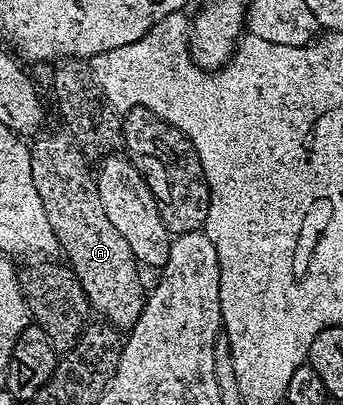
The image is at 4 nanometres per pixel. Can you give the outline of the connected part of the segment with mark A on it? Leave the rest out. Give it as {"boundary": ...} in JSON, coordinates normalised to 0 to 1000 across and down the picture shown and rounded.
{"boundary":[[[117,328],[87,353],[96,464],[108,464],[108,484],[120,484],[131,533],[143,533],[143,553],[155,563],[160,590],[172,595],[172,617],[178,627],[187,627],[181,635],[190,640],[192,654],[204,657],[224,681],[268,768],[297,793],[324,798],[350,817],[379,817],[411,780],[423,743],[423,706],[417,716],[417,696],[405,689],[411,659],[394,644],[388,622],[376,622],[376,602],[353,585],[353,573],[341,573],[341,563],[329,563],[318,533],[306,533],[306,511],[294,504],[294,484],[283,474],[277,430],[268,412],[265,420],[254,412],[259,407],[254,383],[207,348],[192,328],[137,328]]]}

